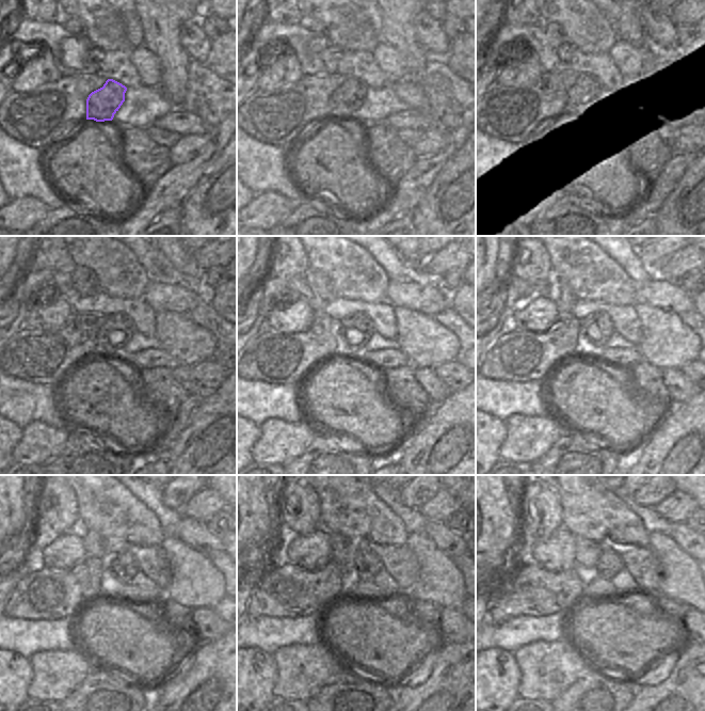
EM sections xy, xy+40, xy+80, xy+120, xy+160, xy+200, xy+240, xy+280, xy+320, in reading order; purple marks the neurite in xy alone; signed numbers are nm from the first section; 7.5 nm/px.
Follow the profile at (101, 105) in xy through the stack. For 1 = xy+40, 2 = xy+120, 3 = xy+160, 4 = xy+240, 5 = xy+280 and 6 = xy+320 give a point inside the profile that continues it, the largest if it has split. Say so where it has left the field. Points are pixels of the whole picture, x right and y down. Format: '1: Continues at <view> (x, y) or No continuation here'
1: Continues at xy+40 (345, 100)
2: Continues at xy+120 (116, 330)
3: Continues at xy+160 (355, 330)
4: Continues at xy+240 (117, 569)
5: Continues at xy+280 (366, 565)
6: Continues at xy+320 (609, 564).

